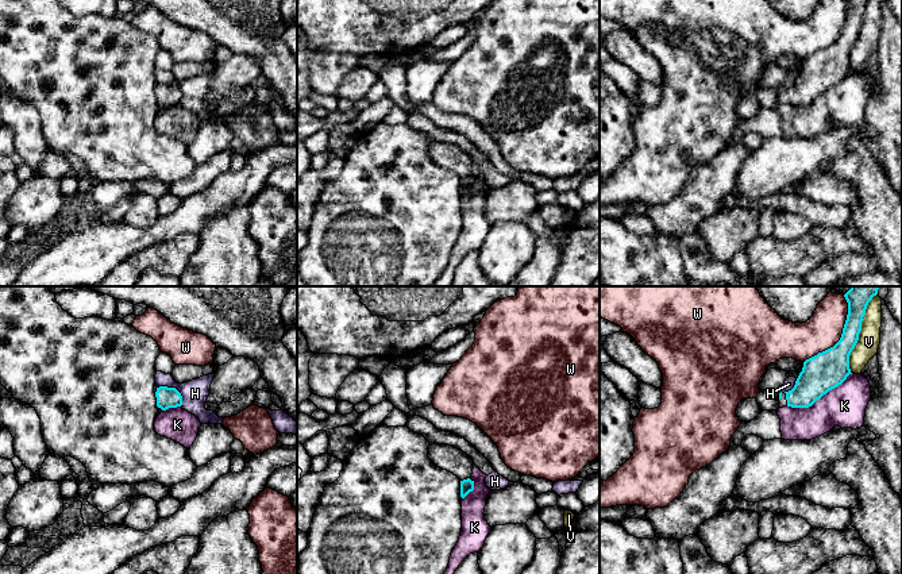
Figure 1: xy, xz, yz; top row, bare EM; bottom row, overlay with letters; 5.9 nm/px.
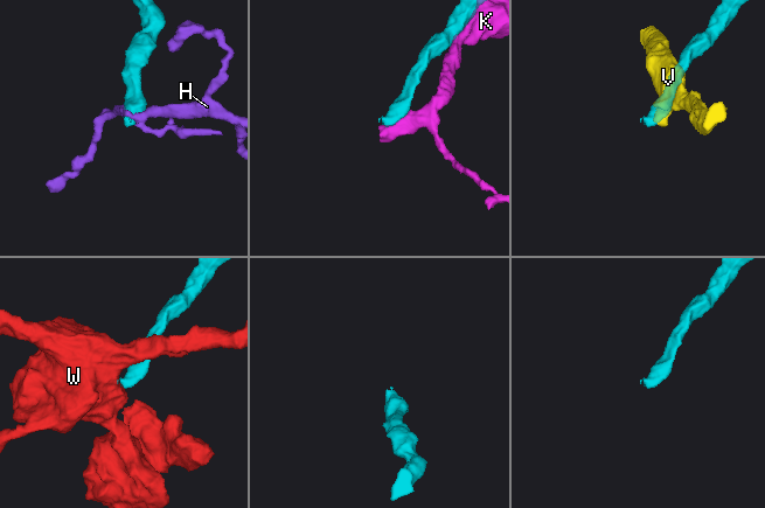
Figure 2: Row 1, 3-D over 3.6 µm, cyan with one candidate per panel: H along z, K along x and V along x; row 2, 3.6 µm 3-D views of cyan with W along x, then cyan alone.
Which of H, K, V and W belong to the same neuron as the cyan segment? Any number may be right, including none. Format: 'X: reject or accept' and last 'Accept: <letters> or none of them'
H: reject
K: reject
V: reject
W: reject
Accept: none of them

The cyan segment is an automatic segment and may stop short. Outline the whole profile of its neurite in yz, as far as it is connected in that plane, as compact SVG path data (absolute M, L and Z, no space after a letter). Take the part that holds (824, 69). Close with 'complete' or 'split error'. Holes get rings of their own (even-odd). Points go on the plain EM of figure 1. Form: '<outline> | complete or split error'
M848 0L848 12L840 38L803 59L791 88L779 90L779 105L809 105L851 70L849 53L855 46L868 0Z | split error

